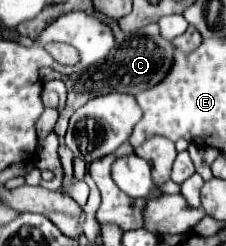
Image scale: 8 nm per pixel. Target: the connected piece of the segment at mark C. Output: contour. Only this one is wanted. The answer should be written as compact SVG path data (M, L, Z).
M111 20L111 30L113 30L113 36L115 36L115 48L111 50L111 54L107 54L107 58L103 62L79 72L79 74L71 74L71 76L61 78L67 86L67 104L59 112L59 120L57 120L55 130L53 130L59 138L65 136L69 116L77 108L81 108L87 100L91 100L95 96L109 94L109 92L121 92L121 94L135 96L135 94L147 90L149 86L159 84L165 78L167 70L171 70L173 44L167 42L165 38L161 38L157 24L149 24L149 26L145 26L143 30L135 32L135 34L125 34L117 26L117 22Z

